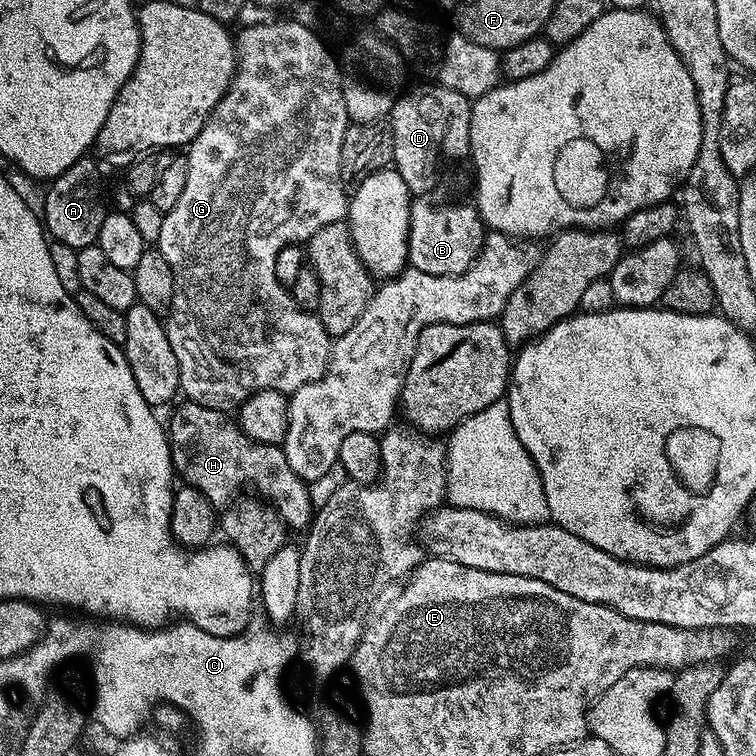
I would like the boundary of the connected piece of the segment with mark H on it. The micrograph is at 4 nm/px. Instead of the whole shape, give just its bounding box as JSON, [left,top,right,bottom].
[166,403,314,529]

